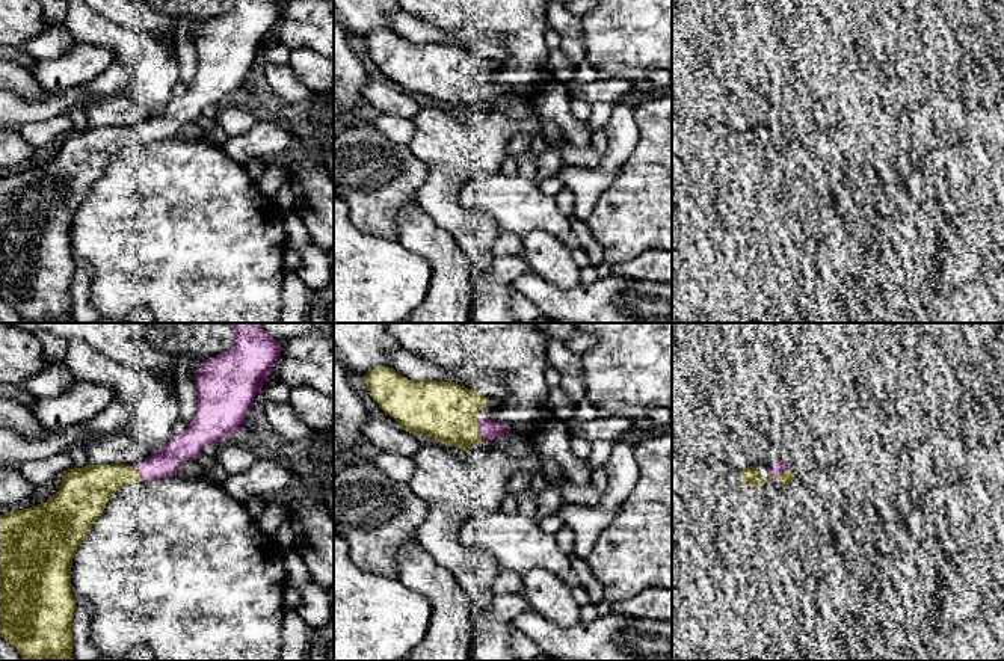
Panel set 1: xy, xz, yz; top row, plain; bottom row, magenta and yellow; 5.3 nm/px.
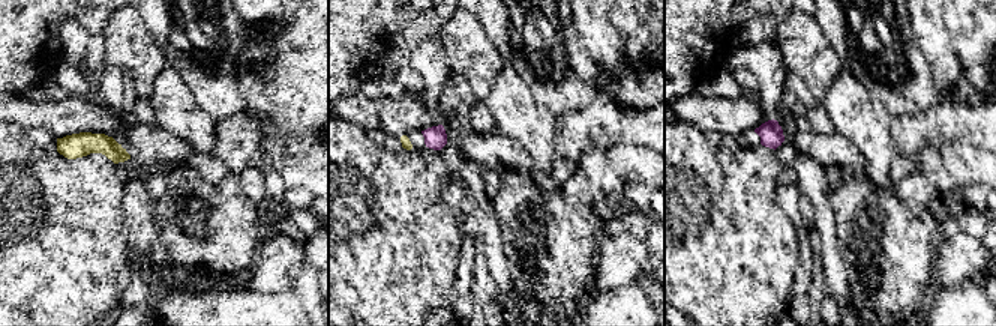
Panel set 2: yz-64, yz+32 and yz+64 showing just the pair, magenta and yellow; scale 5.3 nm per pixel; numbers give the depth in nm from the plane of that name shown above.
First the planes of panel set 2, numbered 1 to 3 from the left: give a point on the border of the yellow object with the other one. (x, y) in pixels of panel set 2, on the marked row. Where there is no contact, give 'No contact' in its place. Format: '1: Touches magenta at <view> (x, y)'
1: No contact
2: No contact
3: No contact

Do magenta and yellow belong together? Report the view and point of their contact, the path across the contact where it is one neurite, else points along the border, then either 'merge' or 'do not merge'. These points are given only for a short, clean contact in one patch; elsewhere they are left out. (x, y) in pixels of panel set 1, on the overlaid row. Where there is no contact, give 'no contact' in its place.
yz (778, 474) | merge

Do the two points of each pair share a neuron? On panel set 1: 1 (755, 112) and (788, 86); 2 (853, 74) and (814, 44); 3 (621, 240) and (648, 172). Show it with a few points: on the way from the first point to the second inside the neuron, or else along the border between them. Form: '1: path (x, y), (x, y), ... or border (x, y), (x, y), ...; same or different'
1: border (779, 101), (790, 110); different
2: border (850, 58), (826, 98); different
3: path (627, 224), (648, 202), (648, 189); same

